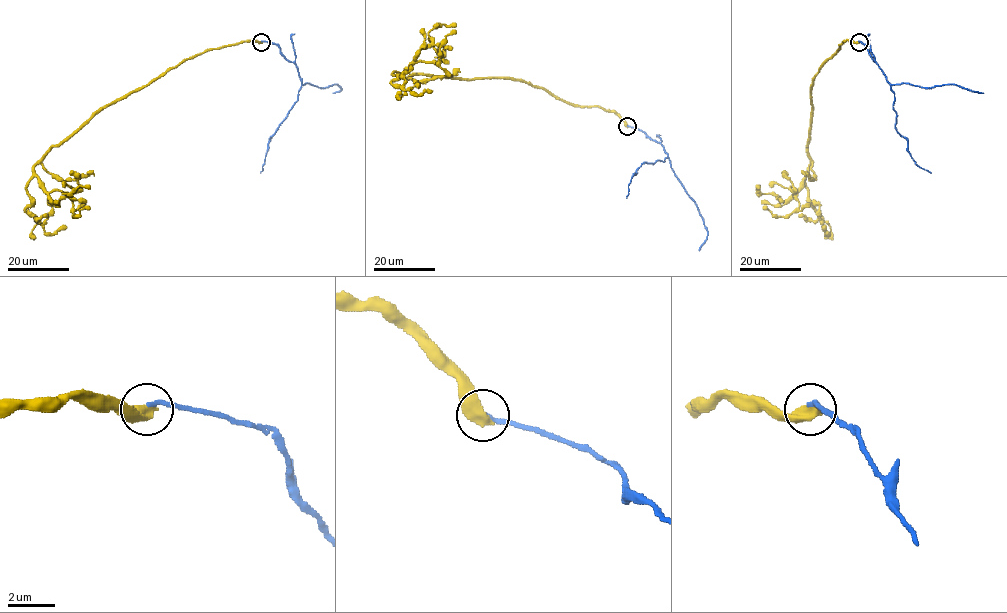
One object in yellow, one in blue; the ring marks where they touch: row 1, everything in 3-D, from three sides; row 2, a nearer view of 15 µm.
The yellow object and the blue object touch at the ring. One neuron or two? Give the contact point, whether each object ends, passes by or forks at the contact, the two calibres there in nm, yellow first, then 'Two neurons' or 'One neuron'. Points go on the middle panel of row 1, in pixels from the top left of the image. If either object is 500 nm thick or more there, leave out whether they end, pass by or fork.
Place: (627, 126). Thickness 700 nm (yellow) against 160 nm. Two neurons

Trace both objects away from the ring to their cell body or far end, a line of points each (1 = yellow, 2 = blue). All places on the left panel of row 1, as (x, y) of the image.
1: (261, 41), (190, 57), (100, 107), (55, 145), (34, 174), (46, 191), (64, 192), (74, 216), (90, 209)
2: (261, 41), (278, 46), (280, 53), (296, 65), (302, 84), (297, 100), (270, 137), (260, 173)

